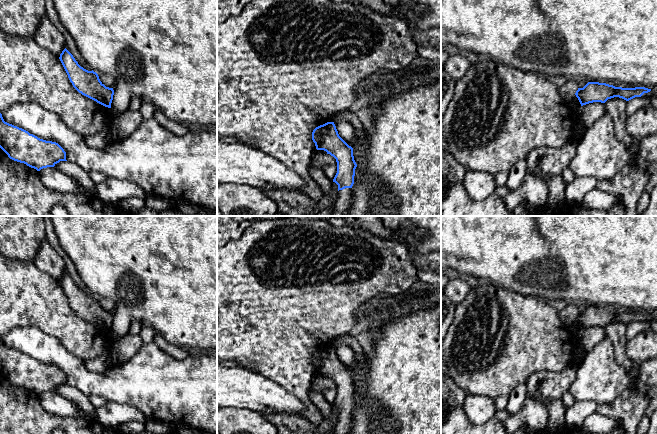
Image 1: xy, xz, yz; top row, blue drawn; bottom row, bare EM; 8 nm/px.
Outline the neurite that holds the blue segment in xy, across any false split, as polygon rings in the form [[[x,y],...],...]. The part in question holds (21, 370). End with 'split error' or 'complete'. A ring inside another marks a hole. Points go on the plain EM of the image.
[[[0,337],[0,372],[14,385],[40,395],[66,384],[66,376],[56,366],[46,365],[4,345]]]; complete

